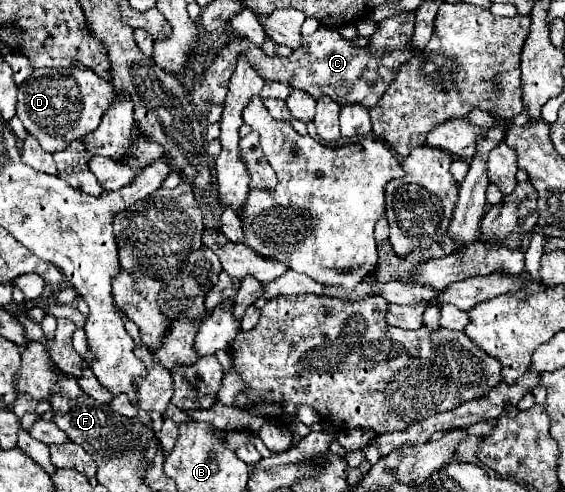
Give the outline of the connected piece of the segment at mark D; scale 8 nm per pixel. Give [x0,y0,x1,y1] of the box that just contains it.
[17,63,113,153]

